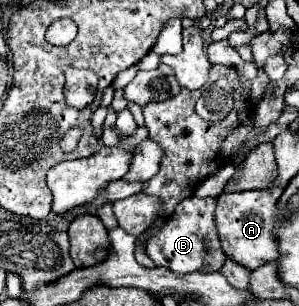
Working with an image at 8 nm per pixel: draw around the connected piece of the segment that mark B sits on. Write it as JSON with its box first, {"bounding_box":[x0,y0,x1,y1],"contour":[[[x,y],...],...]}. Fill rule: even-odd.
{"bounding_box":[146,197,222,273],"contour":[[[190,197],[186,201],[180,201],[176,211],[170,215],[166,225],[160,229],[158,235],[150,237],[146,243],[146,253],[148,257],[160,265],[168,267],[176,273],[190,273],[190,271],[200,271],[204,267],[210,267],[212,271],[220,271],[222,267],[222,247],[220,247],[220,237],[214,225],[214,209],[216,209],[216,199],[206,197]],[[204,239],[210,239],[210,245],[204,245]]]}

